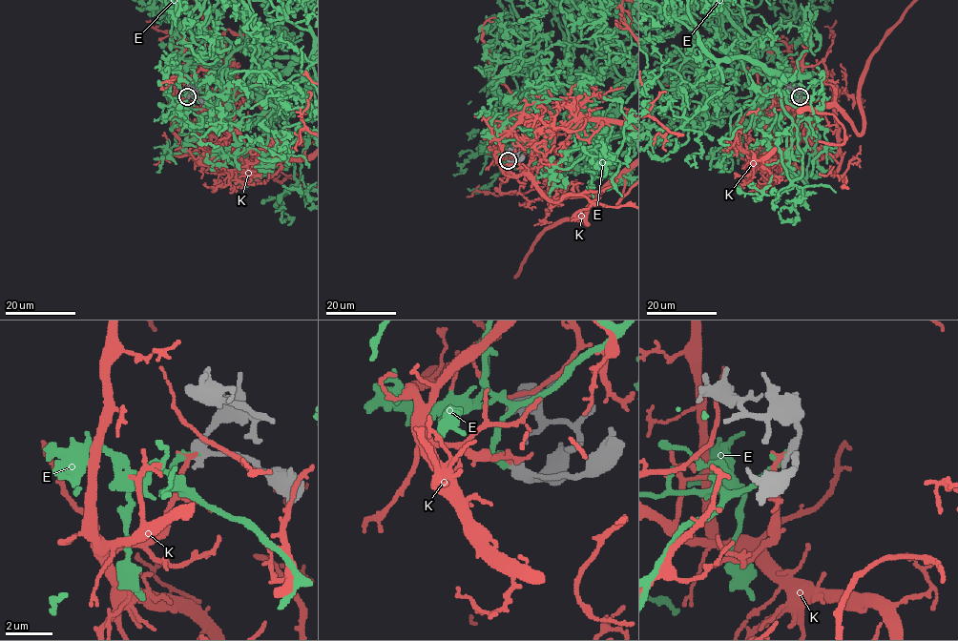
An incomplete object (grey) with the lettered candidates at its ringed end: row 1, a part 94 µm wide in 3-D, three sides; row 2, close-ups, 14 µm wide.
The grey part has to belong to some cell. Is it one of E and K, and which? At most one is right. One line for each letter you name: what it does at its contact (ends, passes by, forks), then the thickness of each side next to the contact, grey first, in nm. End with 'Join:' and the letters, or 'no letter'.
E: it ends there; 340 nm thick on the grey side, 200 nm on the other
Join: E

